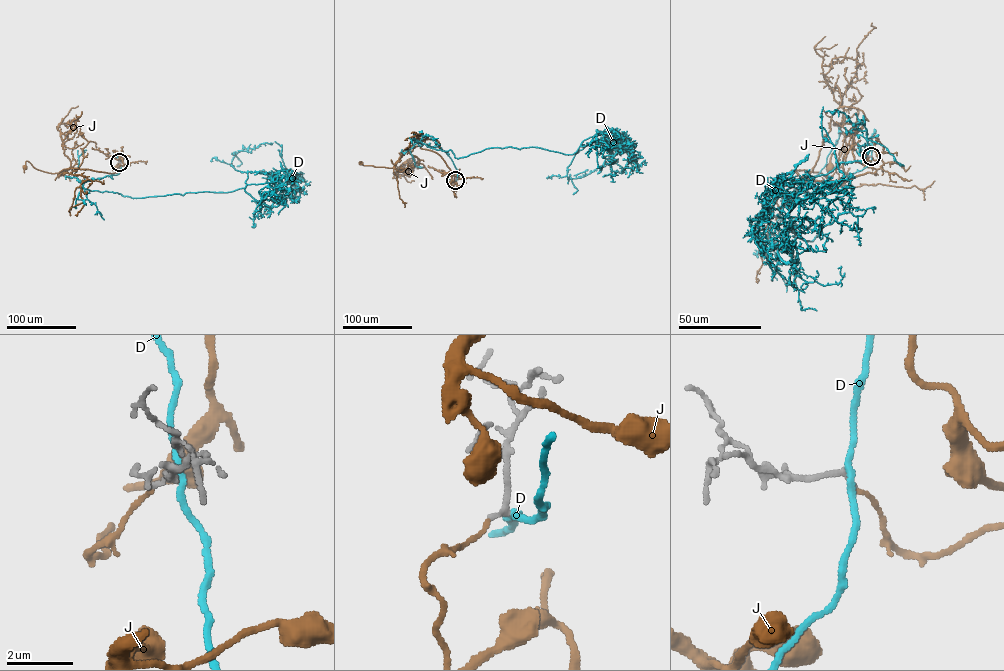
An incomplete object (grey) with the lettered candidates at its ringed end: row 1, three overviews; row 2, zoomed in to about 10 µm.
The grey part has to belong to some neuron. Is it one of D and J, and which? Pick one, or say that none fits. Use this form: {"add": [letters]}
{"add": []}

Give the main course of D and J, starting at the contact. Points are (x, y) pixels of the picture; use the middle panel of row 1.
D: (455, 180), (446, 153), (419, 142), (458, 158), (571, 154), (604, 134), (630, 157), (611, 160)
J: (455, 180), (452, 185), (450, 170), (443, 158), (420, 146), (408, 150), (393, 167), (360, 163)

